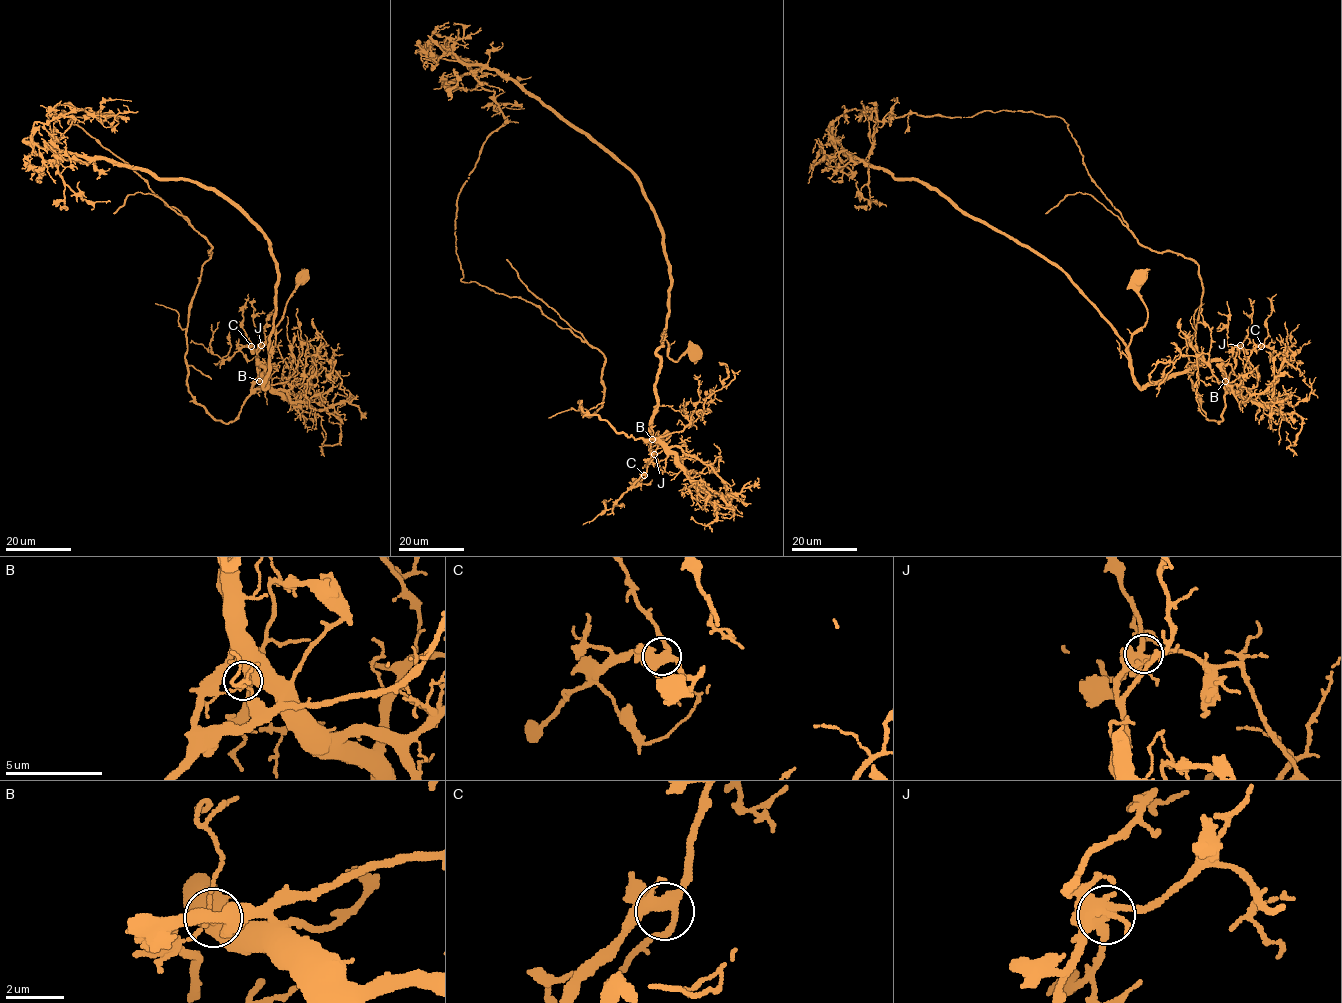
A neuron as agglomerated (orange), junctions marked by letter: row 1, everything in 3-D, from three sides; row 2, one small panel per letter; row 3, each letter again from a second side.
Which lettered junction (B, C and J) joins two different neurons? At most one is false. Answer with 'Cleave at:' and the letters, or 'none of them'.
Cleave at: B

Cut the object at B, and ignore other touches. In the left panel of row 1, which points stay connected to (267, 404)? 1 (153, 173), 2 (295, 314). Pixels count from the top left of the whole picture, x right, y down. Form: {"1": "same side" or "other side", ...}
{"1": "same side", "2": "other side"}

